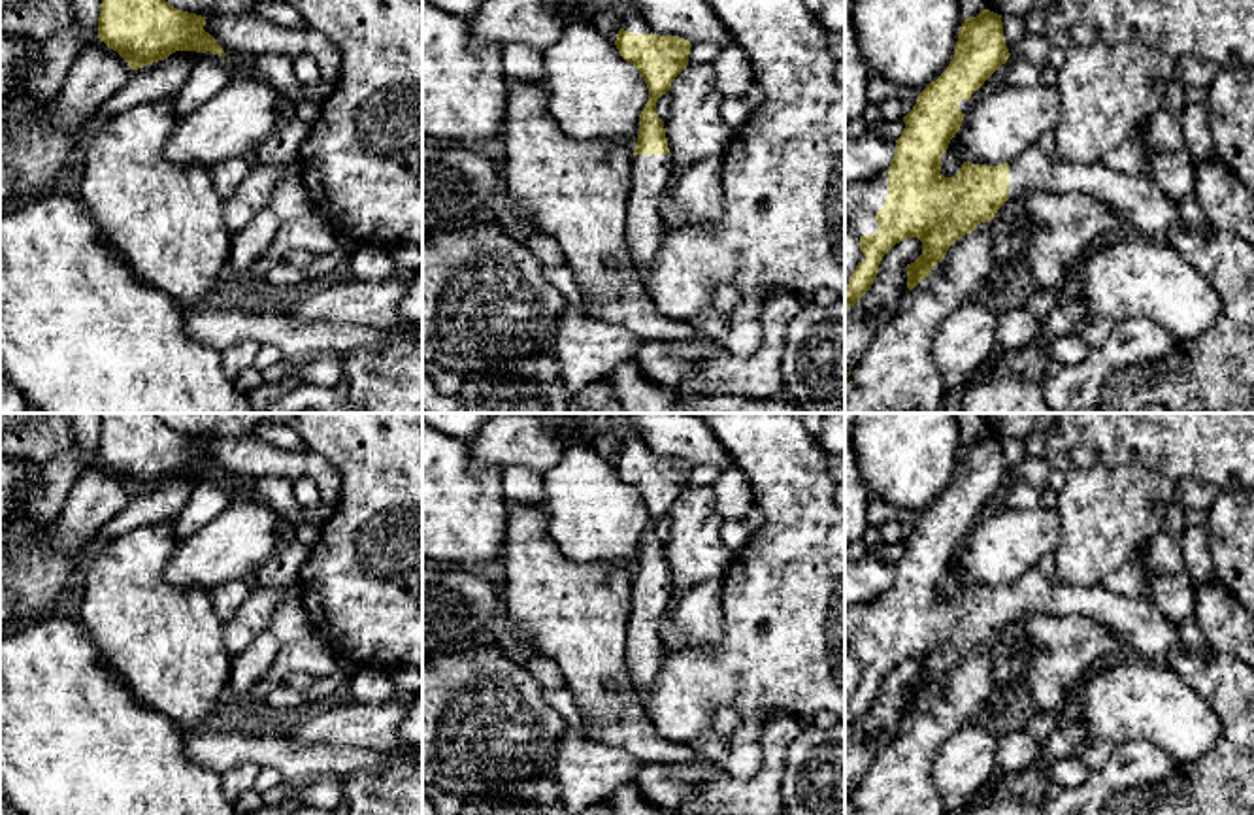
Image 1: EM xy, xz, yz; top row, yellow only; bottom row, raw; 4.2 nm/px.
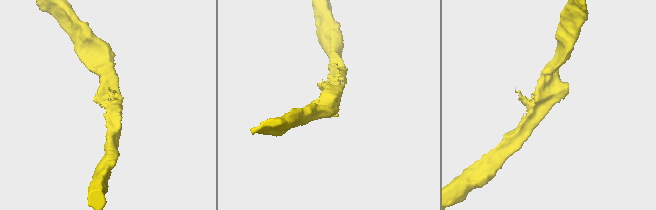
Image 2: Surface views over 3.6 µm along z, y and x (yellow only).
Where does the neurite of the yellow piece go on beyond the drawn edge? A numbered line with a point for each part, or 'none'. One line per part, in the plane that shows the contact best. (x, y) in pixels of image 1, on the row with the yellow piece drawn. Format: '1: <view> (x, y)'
1: yz (864, 199)
2: yz (1136, 199)

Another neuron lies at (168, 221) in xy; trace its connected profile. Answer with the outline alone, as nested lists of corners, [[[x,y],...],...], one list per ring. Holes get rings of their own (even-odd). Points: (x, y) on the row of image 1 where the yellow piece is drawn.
[[[166,96],[100,123],[79,157],[83,175],[77,196],[141,281],[181,308],[194,308],[228,264],[232,232],[224,221],[224,200],[217,194],[209,170],[172,164],[164,157],[177,121],[172,96]]]

